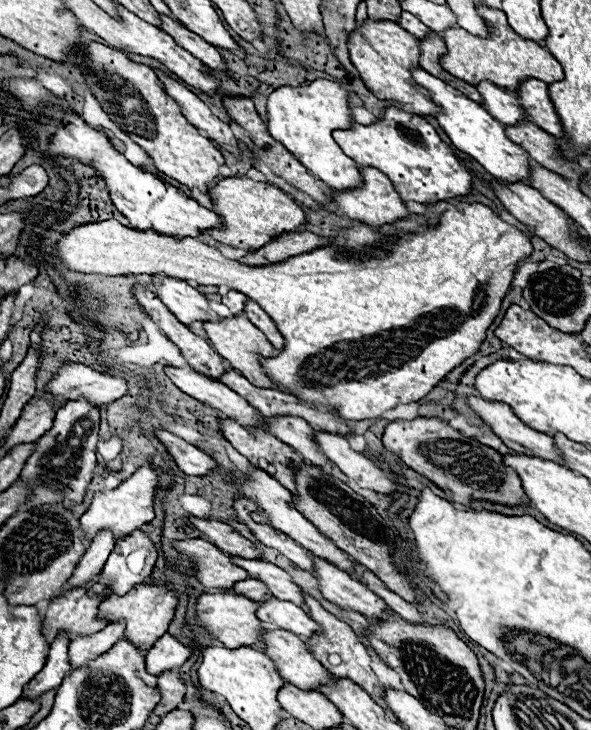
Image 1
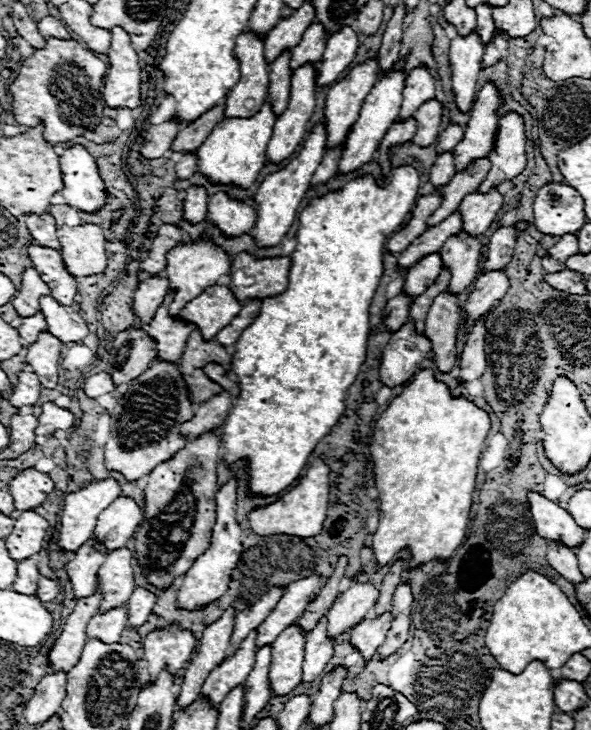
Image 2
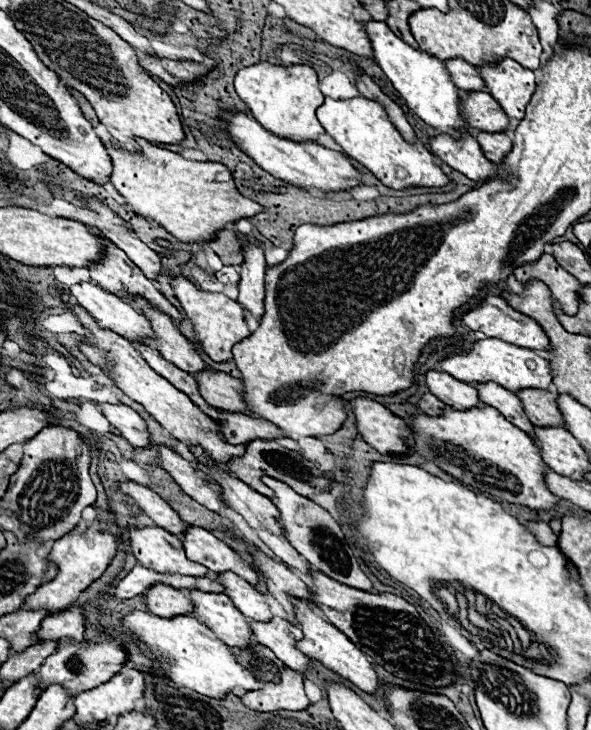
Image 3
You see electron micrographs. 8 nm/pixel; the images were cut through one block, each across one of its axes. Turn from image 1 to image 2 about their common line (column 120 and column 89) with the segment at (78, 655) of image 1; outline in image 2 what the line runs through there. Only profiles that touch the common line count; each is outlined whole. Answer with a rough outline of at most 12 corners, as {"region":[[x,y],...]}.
{"region":[[126,604],[94,614],[86,632],[116,644],[128,626]]}

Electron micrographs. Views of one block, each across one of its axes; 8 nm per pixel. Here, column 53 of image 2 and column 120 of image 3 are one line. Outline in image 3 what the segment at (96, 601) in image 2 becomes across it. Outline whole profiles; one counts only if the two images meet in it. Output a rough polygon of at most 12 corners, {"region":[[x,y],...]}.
{"region":[[62,640],[38,670],[78,696],[108,682],[126,662],[118,642]]}

